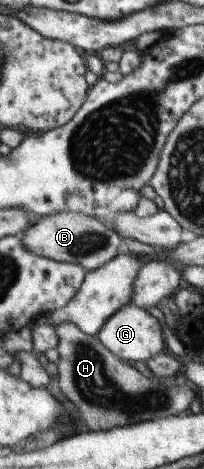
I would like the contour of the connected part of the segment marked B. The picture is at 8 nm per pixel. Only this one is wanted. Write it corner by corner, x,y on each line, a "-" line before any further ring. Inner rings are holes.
56,212
39,218
39,221
28,226
22,236
22,244
28,252
60,262
79,264
87,272
114,259
122,241
116,230
106,227
97,218
73,212

